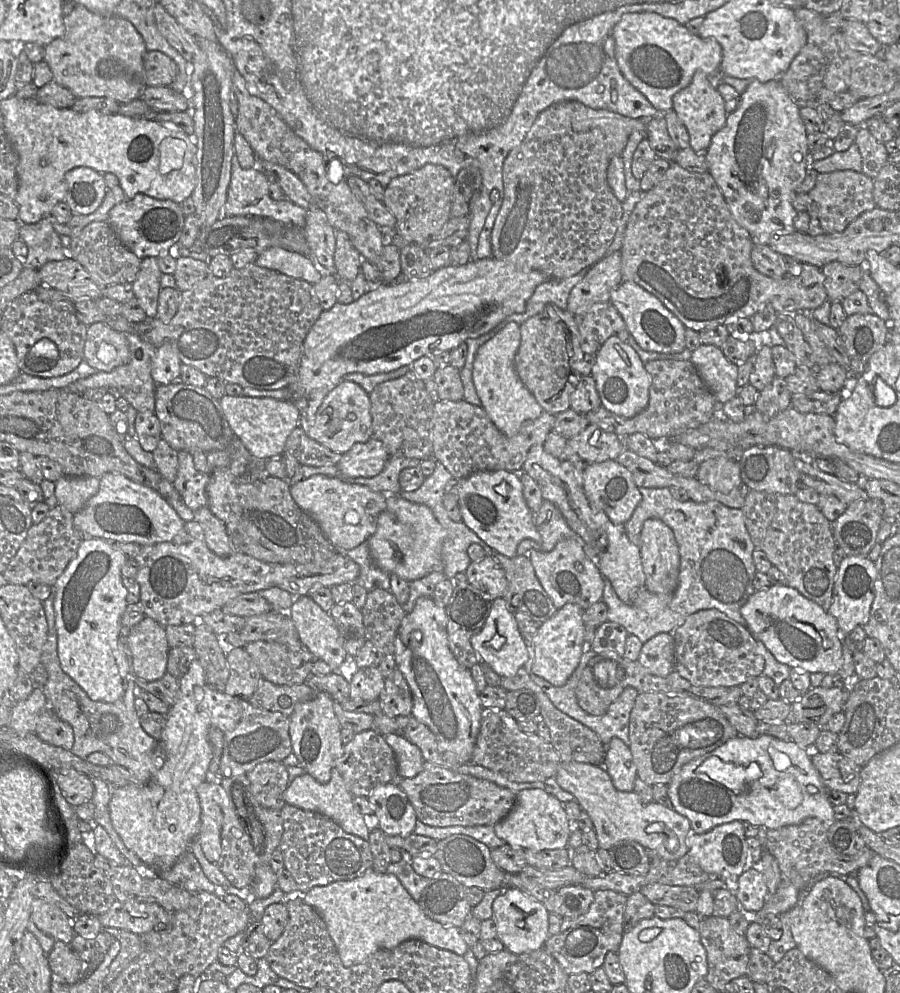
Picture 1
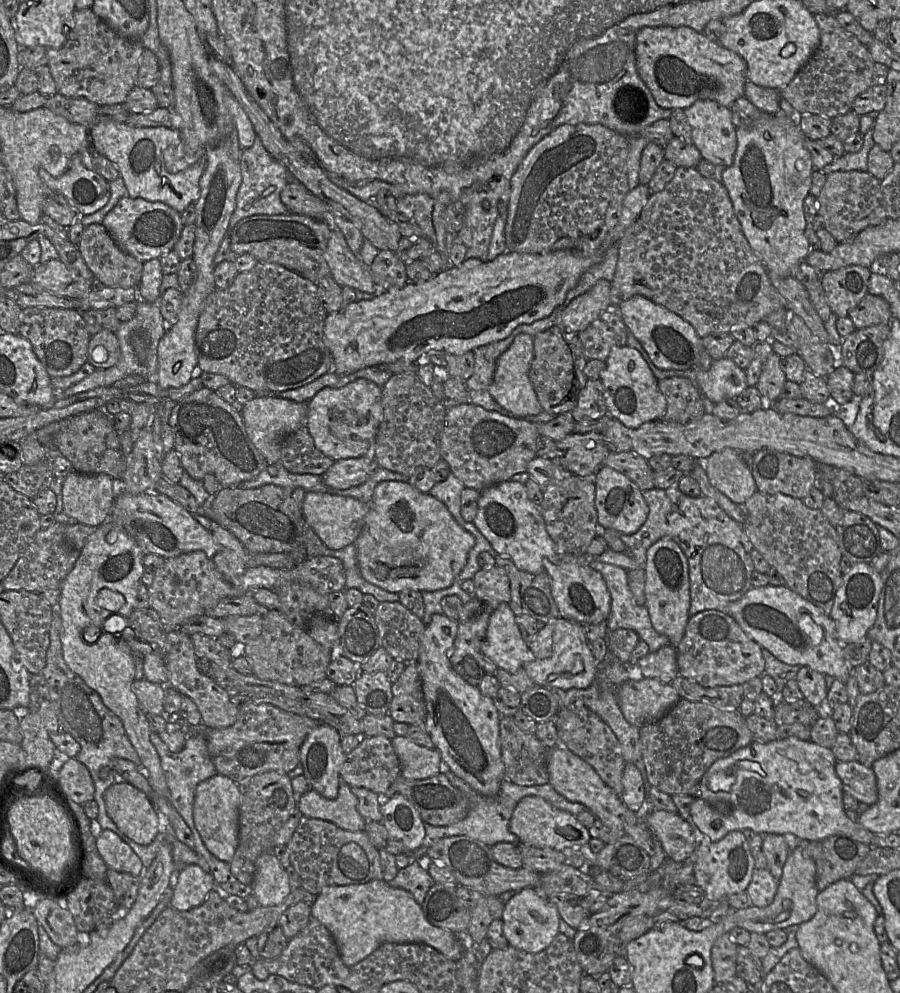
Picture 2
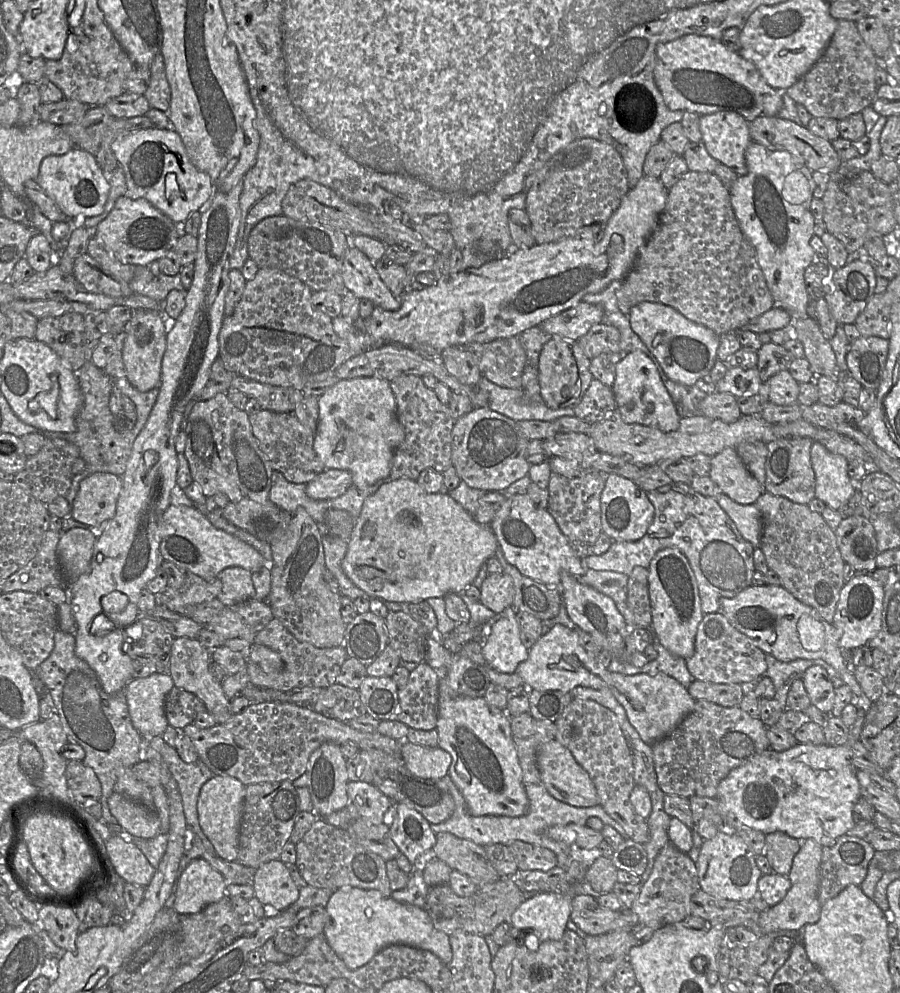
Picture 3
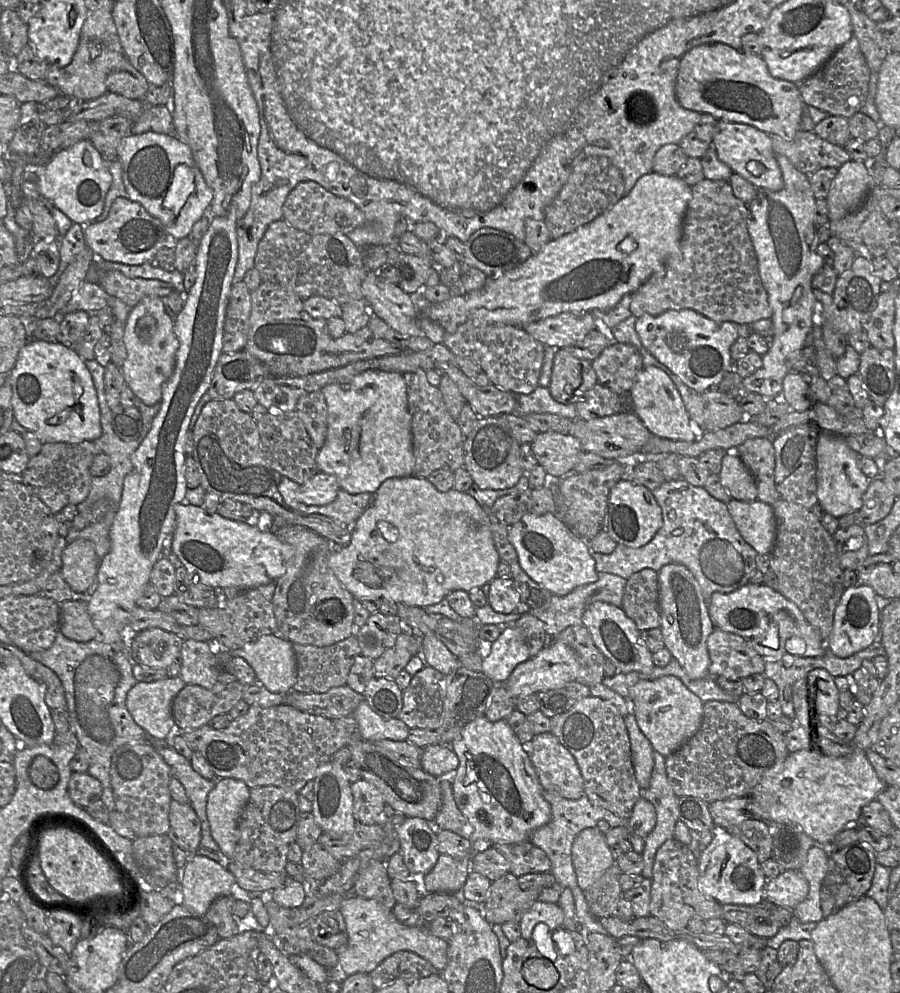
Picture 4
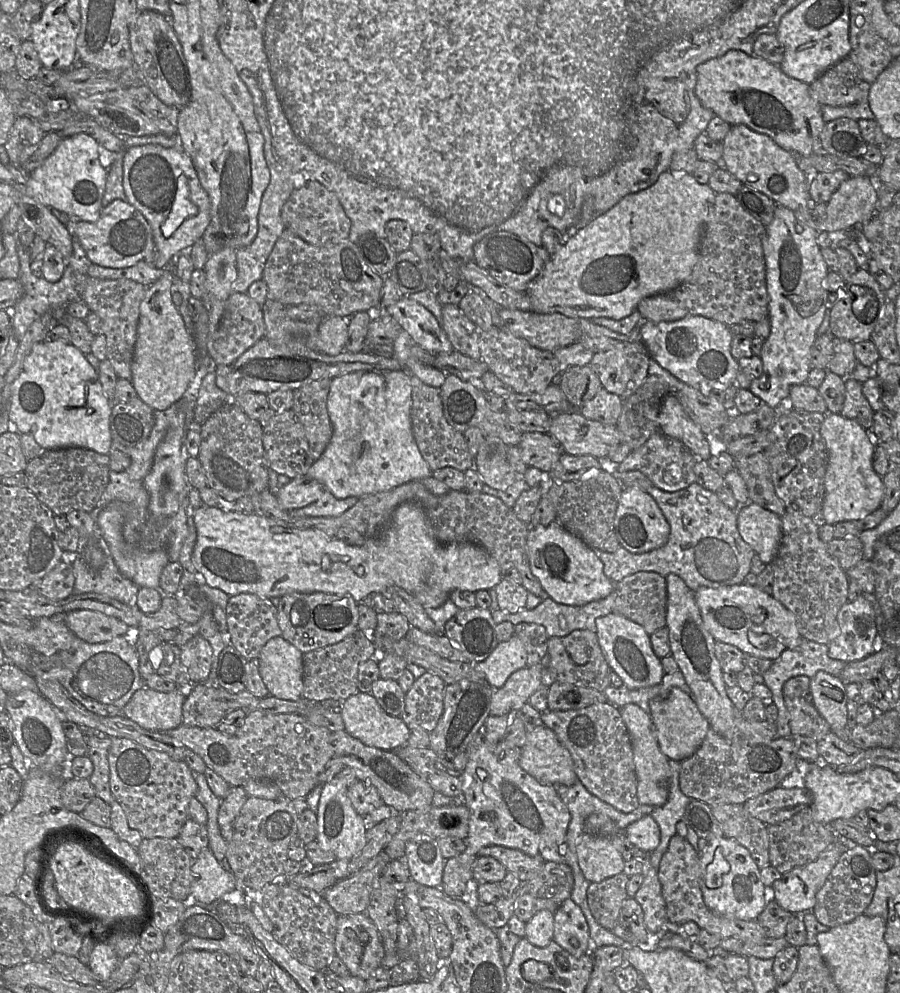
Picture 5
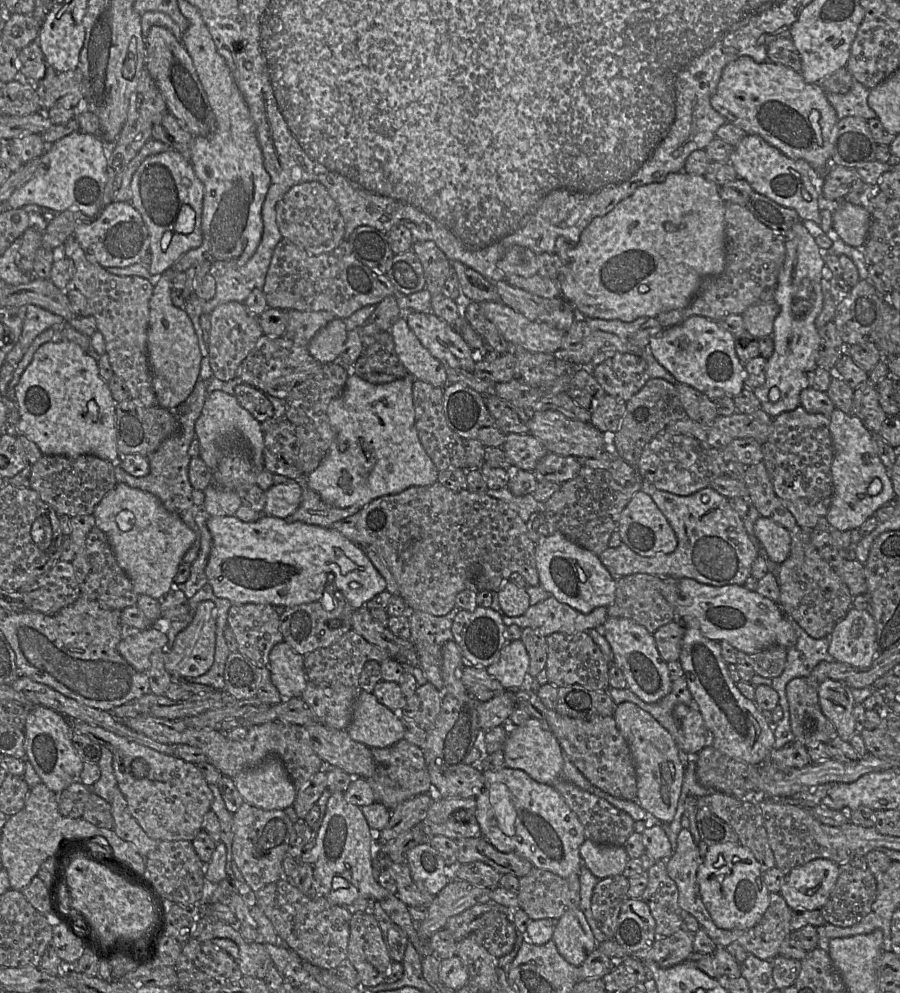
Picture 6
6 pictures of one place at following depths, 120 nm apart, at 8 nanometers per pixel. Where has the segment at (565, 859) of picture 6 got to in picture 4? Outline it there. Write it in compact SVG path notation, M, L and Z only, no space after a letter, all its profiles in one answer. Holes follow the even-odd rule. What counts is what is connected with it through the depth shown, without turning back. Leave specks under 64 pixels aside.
M485 715L479 716L461 729L450 747L459 758L459 766L451 781L457 806L473 827L469 838L472 854L481 851L484 845L529 841L534 831L551 820L551 805L543 796L544 788L537 777L528 747L519 742L506 719L491 722ZM440 854L433 869L425 875L426 892L459 893L470 872L470 857L455 859L448 855Z

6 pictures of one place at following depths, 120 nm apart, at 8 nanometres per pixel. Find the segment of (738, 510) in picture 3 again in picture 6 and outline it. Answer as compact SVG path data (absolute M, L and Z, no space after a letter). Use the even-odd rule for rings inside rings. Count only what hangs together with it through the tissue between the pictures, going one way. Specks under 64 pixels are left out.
M760 516L754 524L754 534L769 560L781 564L791 550L791 532L772 519Z

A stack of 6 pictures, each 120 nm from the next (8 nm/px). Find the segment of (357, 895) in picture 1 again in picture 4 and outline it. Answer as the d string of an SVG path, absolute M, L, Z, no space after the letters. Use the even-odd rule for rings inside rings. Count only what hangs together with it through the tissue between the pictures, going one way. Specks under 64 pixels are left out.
M348 894L342 901L339 911L343 915L347 943L337 950L338 964L348 976L356 973L370 973L383 960L399 951L410 951L429 961L438 972L447 965L448 941L434 936L424 923L418 926L406 926L396 919L392 910L375 899L367 899Z

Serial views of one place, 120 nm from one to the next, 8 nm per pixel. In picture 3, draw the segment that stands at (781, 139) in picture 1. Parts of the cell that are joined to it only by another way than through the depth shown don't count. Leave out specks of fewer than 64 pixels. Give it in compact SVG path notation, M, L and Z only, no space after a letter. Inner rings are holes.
M752 141L746 151L747 173L738 176L729 189L737 222L752 245L776 306L784 309L791 321L811 315L813 302L807 293L804 271L816 259L810 245L815 220L809 206L813 199L812 171L788 151L769 150Z

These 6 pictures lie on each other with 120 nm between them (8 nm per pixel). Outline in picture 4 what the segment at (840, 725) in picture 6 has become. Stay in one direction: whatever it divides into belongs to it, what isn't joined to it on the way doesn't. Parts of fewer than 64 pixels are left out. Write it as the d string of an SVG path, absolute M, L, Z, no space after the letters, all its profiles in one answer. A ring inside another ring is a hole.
M816 668L808 673L806 681L809 698L819 715L837 716L840 690L834 677L826 669Z

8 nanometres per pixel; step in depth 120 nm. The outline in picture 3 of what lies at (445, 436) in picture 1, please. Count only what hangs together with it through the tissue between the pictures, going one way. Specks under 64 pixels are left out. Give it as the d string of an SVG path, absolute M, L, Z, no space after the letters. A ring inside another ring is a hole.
M489 407L473 408L454 422L452 430L452 465L461 480L472 488L499 491L528 475L529 439L516 421Z

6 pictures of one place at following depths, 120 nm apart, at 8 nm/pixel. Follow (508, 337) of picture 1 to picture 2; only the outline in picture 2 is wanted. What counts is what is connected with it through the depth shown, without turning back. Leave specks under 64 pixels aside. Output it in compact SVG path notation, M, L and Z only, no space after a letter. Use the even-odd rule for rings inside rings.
M526 333L518 334L510 347L496 361L493 381L489 387L491 396L512 416L525 418L543 411L529 379L529 369L534 356L534 338Z

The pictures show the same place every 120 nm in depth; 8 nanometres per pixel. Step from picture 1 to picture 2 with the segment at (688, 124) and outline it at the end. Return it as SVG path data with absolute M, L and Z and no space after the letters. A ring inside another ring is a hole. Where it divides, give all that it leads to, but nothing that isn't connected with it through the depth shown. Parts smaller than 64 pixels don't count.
M698 100L684 109L684 113L692 128L692 143L702 159L731 166L737 148L731 109L712 100Z

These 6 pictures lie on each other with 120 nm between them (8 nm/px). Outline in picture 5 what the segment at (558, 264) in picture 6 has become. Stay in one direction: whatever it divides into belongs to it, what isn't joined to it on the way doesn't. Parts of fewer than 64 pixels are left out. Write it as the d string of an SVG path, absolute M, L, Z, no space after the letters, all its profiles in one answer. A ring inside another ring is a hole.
M503 230L492 231L485 235L475 244L473 251L473 262L478 267L502 285L519 292L526 292L529 283L541 273L552 256L544 247L536 246Z

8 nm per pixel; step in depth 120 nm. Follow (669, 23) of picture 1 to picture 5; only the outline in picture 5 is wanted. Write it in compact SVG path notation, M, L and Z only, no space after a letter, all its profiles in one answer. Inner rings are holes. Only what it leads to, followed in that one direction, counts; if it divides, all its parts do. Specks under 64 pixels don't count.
M729 50L724 55L707 60L697 67L695 94L703 107L732 125L745 125L769 136L780 147L793 154L809 156L819 151L818 136L825 125L821 105L810 94L809 85L787 76L778 65L743 51Z

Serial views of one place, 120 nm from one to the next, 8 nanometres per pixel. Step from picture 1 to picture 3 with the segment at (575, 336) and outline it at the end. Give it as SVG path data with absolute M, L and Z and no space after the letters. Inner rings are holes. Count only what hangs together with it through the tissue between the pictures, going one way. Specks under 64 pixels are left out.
M552 336L543 346L538 363L540 395L547 407L553 410L574 407L583 397L594 379L591 374L591 359L583 353L577 341L568 341Z

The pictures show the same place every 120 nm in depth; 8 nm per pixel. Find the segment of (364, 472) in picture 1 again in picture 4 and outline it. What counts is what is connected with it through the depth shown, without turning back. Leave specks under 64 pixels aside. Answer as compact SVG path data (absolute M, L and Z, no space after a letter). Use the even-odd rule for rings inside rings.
M318 471L300 485L297 500L311 506L326 505L336 499L340 489L335 476Z

